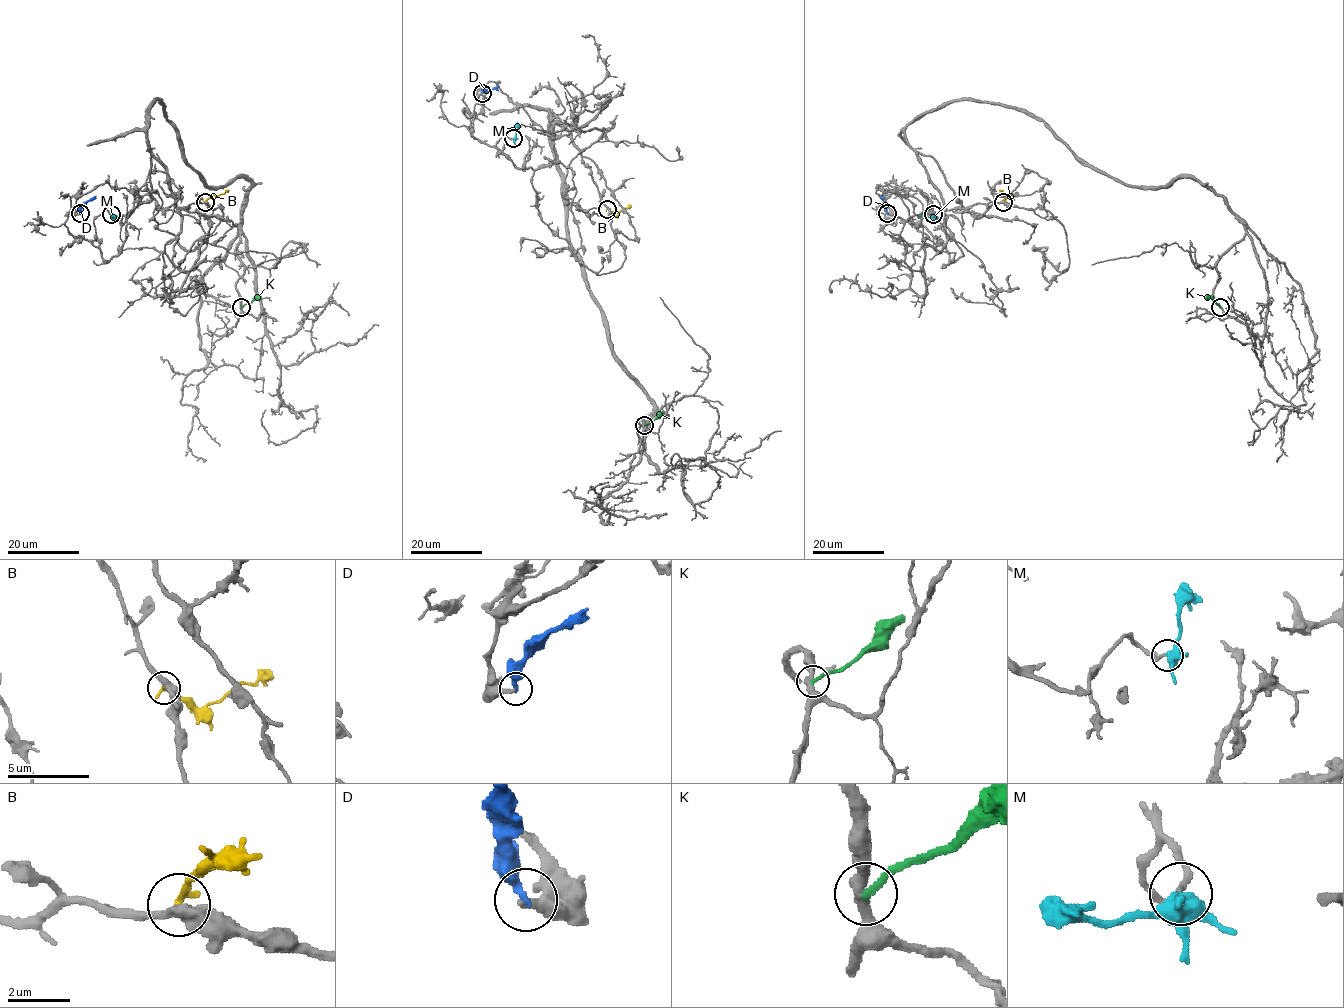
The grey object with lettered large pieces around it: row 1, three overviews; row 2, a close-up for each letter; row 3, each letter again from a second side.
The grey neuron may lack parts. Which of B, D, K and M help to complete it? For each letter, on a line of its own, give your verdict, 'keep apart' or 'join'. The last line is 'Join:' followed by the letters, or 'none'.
B: keep apart
D: keep apart
K: keep apart
M: join
Join: M

